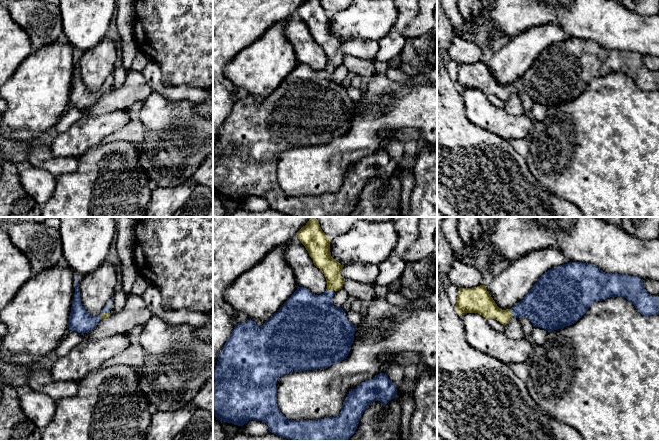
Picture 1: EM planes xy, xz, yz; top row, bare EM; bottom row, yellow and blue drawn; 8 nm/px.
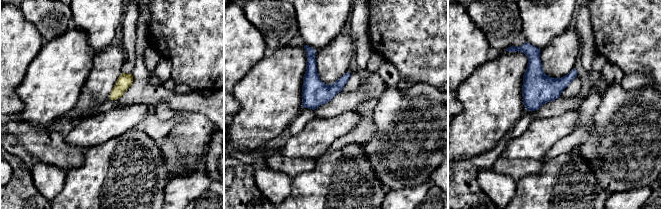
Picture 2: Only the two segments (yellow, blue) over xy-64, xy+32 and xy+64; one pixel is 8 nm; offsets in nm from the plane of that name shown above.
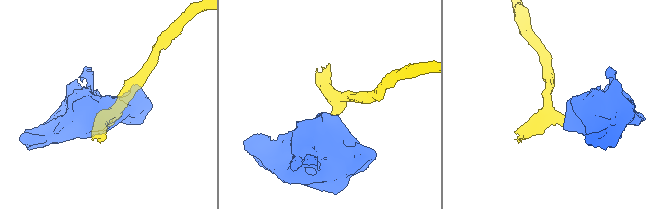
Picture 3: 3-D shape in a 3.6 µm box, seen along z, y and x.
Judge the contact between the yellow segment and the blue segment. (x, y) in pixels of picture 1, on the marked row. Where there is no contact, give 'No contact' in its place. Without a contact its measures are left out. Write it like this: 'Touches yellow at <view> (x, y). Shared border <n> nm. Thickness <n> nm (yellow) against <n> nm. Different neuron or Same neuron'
Touches yellow at xz (330, 290). Shared border 60 nm. Thickness 150 nm (yellow) against 360 nm. Same neuron

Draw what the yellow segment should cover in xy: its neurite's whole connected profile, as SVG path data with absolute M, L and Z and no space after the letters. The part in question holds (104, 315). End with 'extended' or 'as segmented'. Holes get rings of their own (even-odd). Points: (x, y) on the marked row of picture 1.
M77 277L75 284L75 294L69 316L69 330L84 334L94 329L100 320L111 315L110 310L113 308L113 301L111 299L101 310L99 315L90 315L81 303L80 292L78 289L78 278L79 277Z; extended

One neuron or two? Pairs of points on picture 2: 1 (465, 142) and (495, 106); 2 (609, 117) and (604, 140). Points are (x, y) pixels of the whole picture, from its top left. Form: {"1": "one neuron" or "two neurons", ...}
{"1": "one neuron", "2": "one neuron"}

